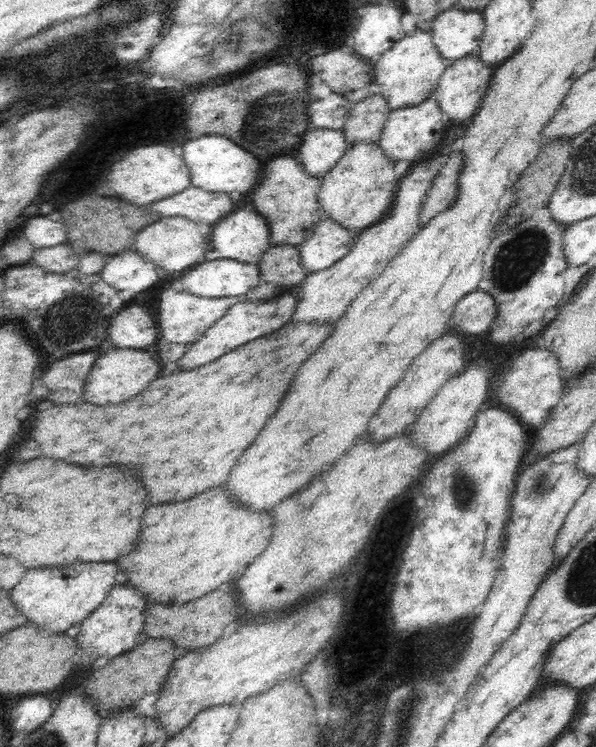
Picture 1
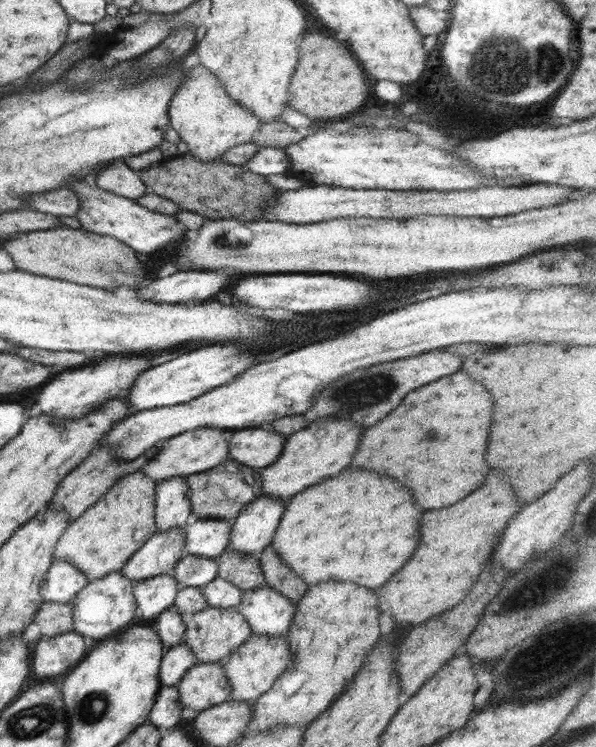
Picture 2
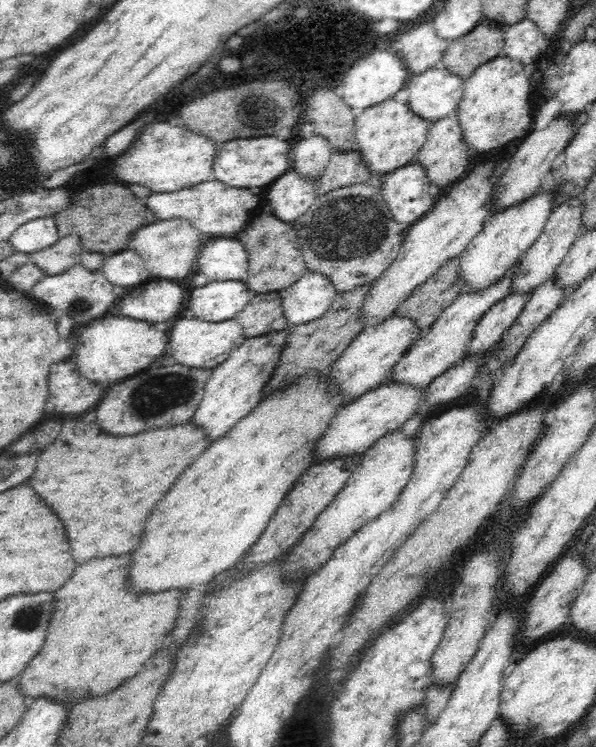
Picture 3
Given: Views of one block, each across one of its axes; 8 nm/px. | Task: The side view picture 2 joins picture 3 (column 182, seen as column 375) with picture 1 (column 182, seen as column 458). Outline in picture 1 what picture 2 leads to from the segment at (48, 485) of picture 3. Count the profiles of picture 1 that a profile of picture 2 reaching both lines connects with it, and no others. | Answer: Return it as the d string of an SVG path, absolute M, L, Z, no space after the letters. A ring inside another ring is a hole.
M308 321L308 324L302 322L299 323L286 323L284 327L281 327L276 332L268 334L268 336L261 336L260 340L251 340L248 344L243 344L230 352L224 353L220 358L217 358L210 364L206 364L196 370L188 370L188 372L180 372L180 374L172 374L172 376L162 376L162 378L156 378L152 384L148 384L148 388L144 392L140 392L140 396L134 396L132 400L124 402L124 404L116 404L116 406L96 406L95 404L82 404L82 406L60 406L54 405L48 410L42 410L36 414L34 422L32 422L32 438L42 446L42 454L44 456L52 456L52 458L62 458L66 462L72 462L72 464L82 464L82 466L128 466L128 468L136 468L140 470L140 478L142 482L146 484L148 488L148 494L150 494L150 506L152 504L160 504L160 502L180 502L180 500L188 500L200 492L206 492L208 488L212 486L218 486L218 484L224 484L230 470L238 464L238 458L242 456L242 452L256 440L256 436L262 432L262 428L268 424L268 420L272 418L272 414L280 408L280 402L282 398L286 396L286 390L290 386L290 380L294 378L294 374L298 372L300 364L304 364L310 354L314 354L322 342L326 340L326 336L334 330L336 322L332 324L312 324L312 321Z

